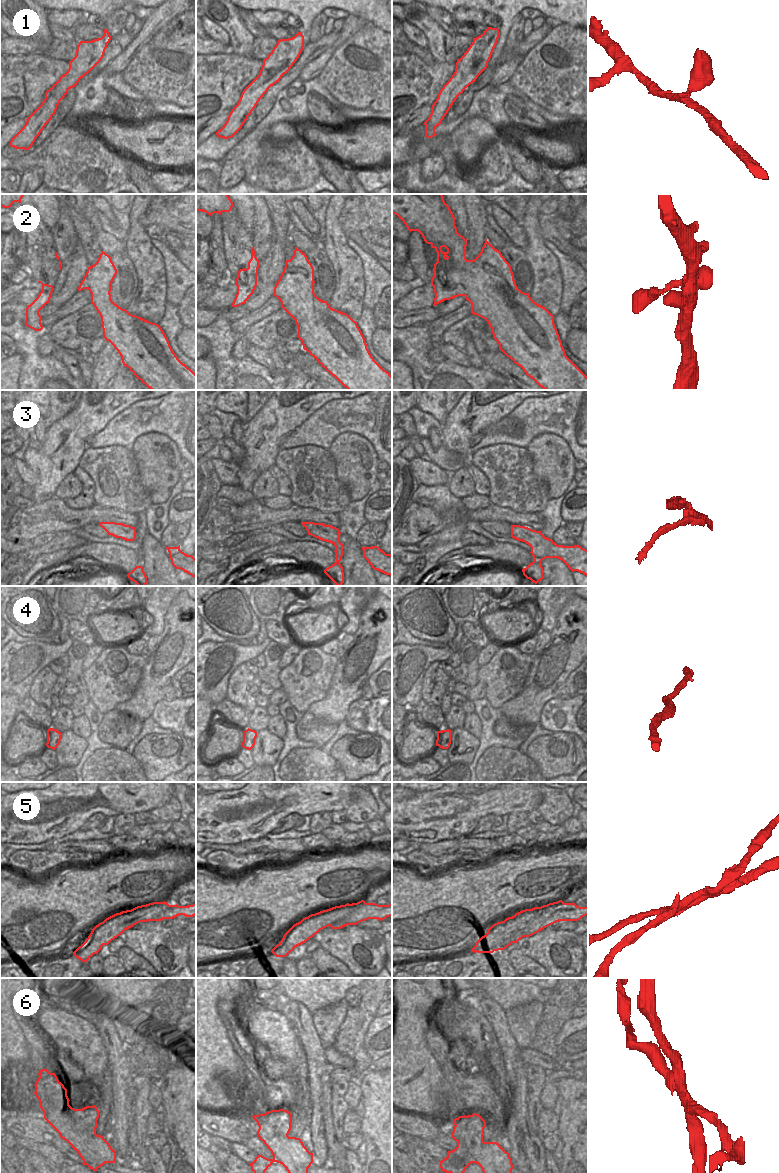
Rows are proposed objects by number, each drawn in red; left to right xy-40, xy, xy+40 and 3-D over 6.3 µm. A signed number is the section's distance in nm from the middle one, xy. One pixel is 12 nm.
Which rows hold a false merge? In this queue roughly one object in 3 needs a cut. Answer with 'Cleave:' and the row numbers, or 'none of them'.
Cleave: 3, 5, 6

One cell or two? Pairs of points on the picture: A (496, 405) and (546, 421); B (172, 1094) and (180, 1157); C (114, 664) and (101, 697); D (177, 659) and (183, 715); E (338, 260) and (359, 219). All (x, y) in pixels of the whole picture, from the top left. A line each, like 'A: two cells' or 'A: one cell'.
A: two cells
B: one cell
C: one cell
D: two cells
E: two cells

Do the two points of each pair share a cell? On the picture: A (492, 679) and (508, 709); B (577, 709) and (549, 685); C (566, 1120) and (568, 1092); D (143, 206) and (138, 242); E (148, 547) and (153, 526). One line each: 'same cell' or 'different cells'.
A: different cells
B: different cells
C: same cell
D: same cell
E: different cells

